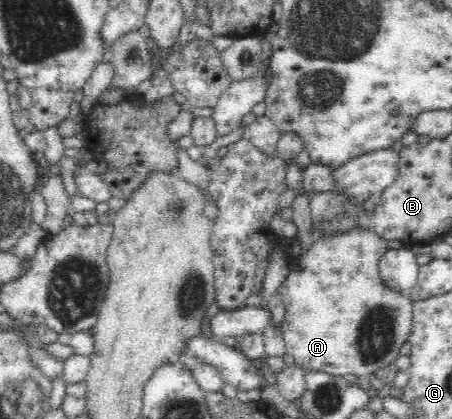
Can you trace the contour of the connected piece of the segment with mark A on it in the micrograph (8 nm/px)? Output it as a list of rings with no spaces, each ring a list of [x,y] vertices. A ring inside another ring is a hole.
[[[355,227],[341,233],[319,236],[301,255],[291,260],[289,275],[280,286],[285,306],[282,324],[285,353],[306,371],[321,371],[353,380],[374,375],[399,357],[399,349],[408,341],[412,328],[412,303],[406,293],[387,288],[379,276],[379,260],[389,251],[388,240],[374,231]]]

